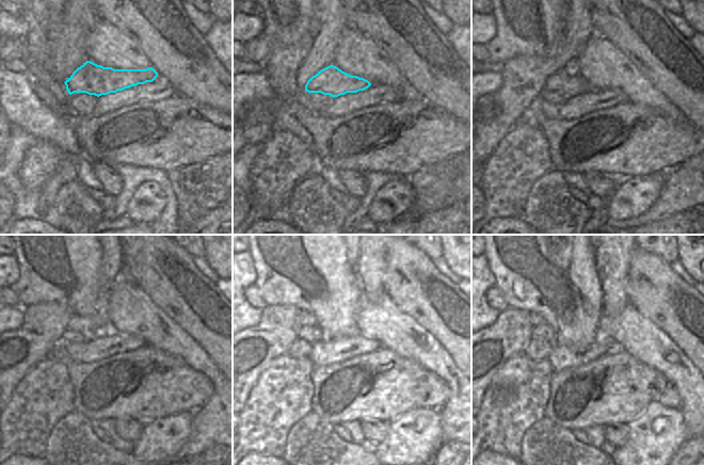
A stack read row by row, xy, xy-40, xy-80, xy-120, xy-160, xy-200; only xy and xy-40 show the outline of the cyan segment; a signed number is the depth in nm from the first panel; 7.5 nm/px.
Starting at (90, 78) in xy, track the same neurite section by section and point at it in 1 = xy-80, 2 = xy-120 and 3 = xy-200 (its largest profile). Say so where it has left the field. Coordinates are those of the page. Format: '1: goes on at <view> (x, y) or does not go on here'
1: goes on at xy-80 (566, 82)
2: goes on at xy-120 (86, 326)
3: goes on at xy-200 (536, 319)

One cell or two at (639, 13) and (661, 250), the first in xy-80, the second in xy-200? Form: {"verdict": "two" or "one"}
{"verdict": "two"}

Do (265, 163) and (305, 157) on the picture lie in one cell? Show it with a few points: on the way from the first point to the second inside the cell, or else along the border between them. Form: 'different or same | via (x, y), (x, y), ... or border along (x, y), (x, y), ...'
same | via (274, 163), (283, 160), (296, 160)

